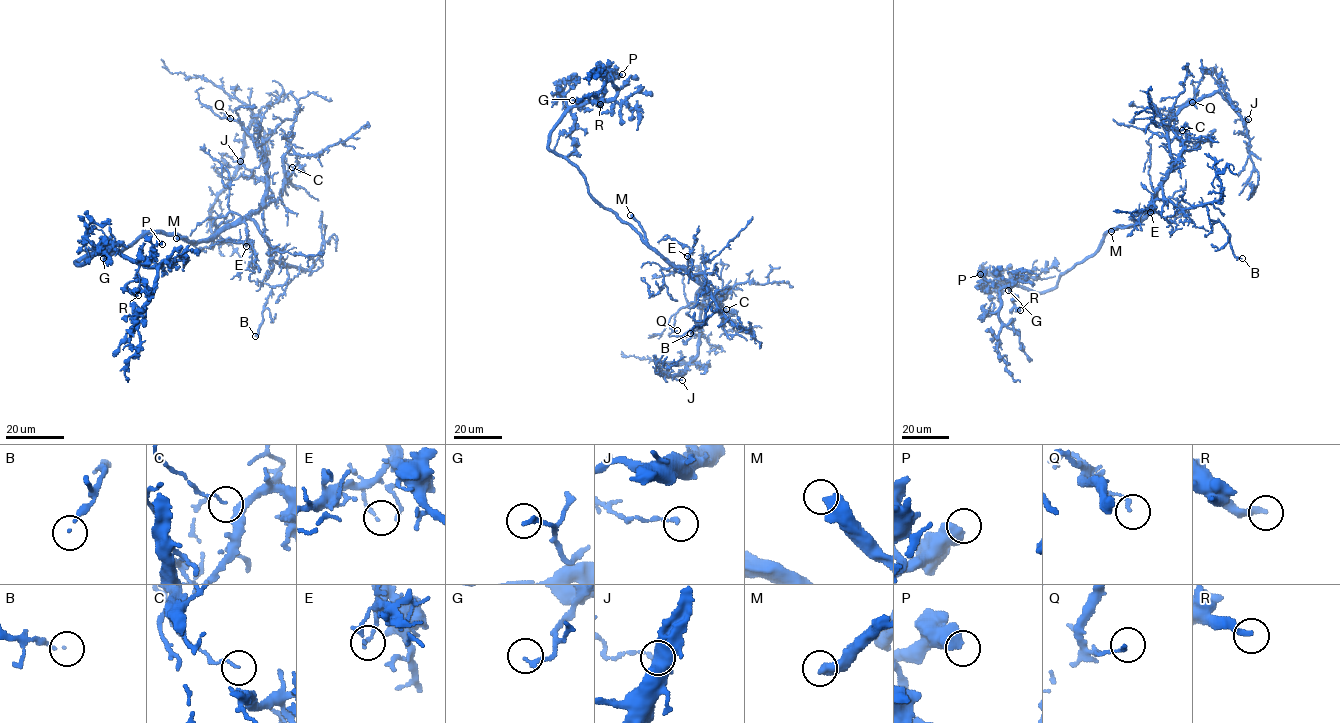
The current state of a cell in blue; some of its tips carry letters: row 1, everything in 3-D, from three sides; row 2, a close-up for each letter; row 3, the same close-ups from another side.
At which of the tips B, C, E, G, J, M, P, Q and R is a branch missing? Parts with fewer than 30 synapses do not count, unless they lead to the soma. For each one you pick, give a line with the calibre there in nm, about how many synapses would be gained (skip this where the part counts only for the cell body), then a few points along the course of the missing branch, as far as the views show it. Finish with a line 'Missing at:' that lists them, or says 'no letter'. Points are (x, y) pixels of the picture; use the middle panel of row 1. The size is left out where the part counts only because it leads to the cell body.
M: 440 nm | (630, 215), (624, 192), (642, 160), (641, 144), (630, 139), (612, 141), (585, 123), (556, 70), (559, 28)
Missing at: M

